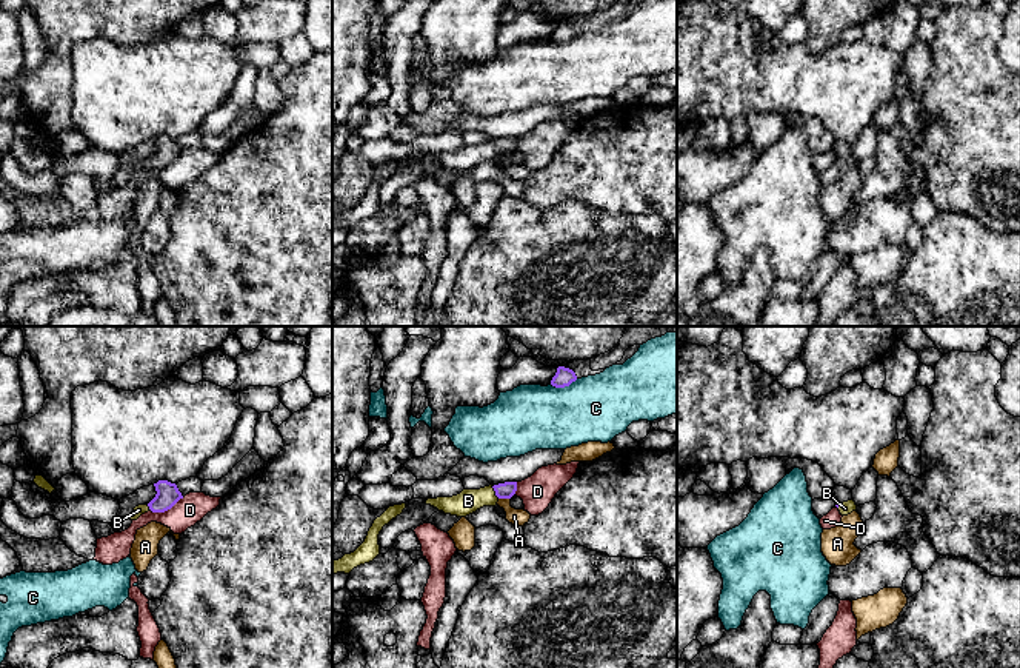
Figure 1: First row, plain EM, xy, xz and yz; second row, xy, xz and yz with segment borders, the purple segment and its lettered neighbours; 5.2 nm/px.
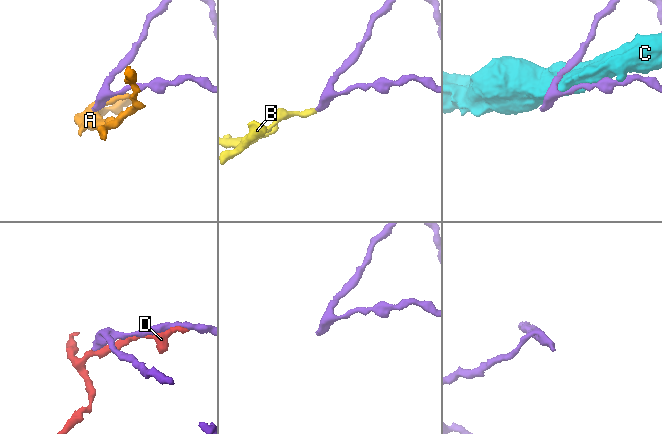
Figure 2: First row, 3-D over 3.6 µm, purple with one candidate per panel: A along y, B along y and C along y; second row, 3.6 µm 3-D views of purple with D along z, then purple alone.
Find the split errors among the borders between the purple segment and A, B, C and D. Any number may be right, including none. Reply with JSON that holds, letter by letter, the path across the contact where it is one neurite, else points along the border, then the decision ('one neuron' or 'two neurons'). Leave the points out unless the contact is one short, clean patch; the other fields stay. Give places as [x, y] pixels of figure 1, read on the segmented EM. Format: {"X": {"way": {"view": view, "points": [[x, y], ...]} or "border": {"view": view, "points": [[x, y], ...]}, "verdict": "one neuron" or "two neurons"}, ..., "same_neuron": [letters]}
{"A": {"verdict": "two neurons"}, "B": {"way": {"view": "xz", "points": [[506, 490], [496, 493], [468, 500]]}, "verdict": "one neuron"}, "C": {"verdict": "two neurons"}, "D": {"verdict": "two neurons"}, "same_neuron": ["B"]}

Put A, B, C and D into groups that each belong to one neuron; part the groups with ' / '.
A / B / C / D

